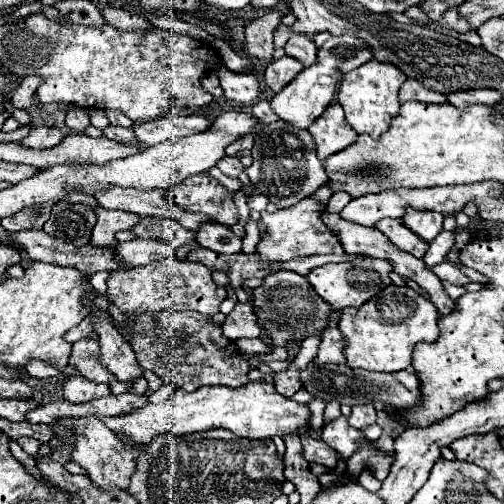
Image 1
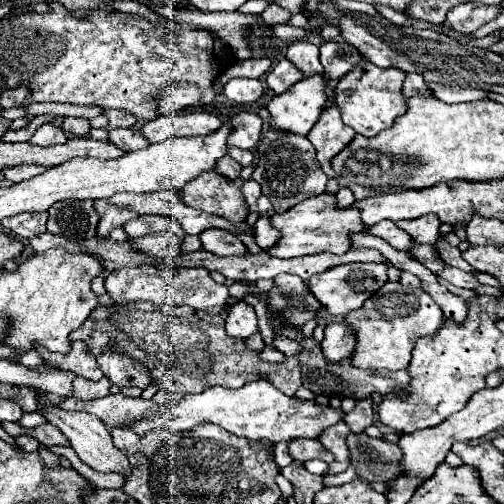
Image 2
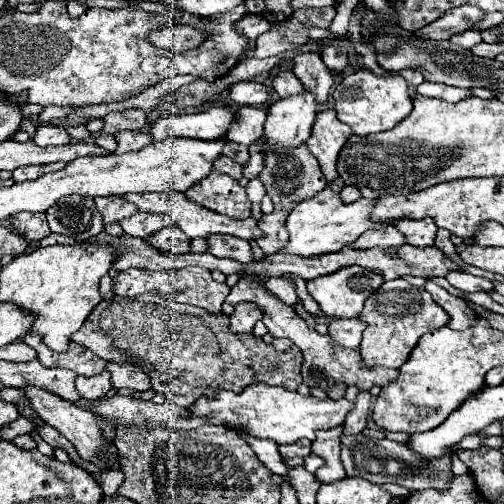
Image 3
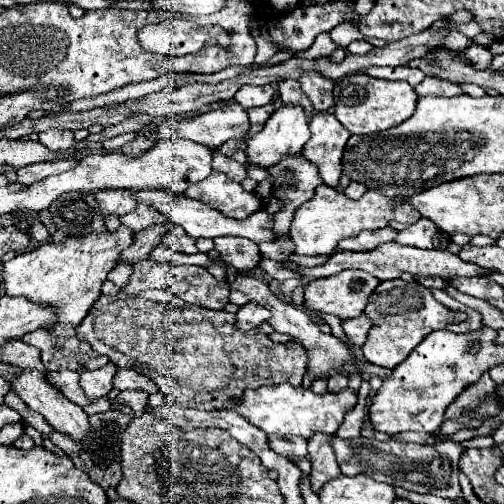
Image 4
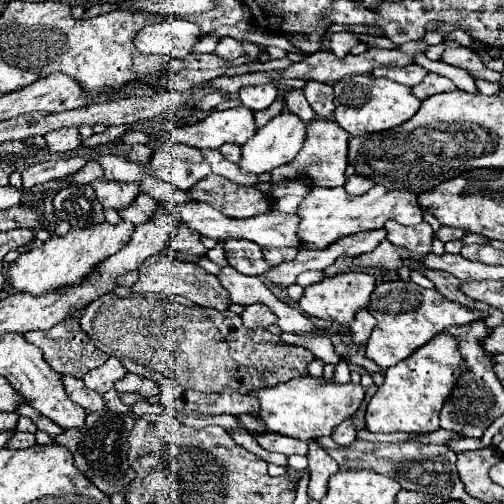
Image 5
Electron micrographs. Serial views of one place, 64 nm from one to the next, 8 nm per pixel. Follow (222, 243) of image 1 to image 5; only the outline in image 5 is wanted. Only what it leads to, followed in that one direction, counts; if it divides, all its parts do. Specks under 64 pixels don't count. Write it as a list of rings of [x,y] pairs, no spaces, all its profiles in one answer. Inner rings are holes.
[[[224,240],[224,252],[228,264],[242,274],[258,276],[270,268],[262,256],[260,246],[252,244],[250,240]]]

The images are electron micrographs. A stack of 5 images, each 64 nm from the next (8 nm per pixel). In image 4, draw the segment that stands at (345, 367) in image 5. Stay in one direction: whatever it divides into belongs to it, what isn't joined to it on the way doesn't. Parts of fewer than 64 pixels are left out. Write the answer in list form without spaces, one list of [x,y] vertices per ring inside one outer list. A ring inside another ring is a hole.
[[[337,372],[334,376],[330,377],[327,383],[327,390],[337,393],[340,390],[348,387],[349,374],[347,372]]]

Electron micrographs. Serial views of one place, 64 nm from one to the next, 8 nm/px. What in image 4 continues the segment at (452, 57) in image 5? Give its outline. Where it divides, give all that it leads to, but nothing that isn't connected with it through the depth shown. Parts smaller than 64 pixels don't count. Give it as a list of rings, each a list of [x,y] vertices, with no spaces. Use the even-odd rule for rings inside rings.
[[[472,44],[470,48],[466,48],[464,54],[466,54],[466,58],[468,58],[478,70],[488,68],[490,62],[492,62],[492,58],[494,58],[494,54],[490,52],[490,48],[488,48],[488,46],[480,46],[480,44]]]

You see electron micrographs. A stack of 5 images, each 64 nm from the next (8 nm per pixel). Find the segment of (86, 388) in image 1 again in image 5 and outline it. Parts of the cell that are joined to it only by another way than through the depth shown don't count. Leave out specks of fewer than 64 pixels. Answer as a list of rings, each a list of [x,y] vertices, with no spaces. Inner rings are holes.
[[[108,358],[100,368],[94,368],[92,372],[84,374],[84,386],[98,392],[98,394],[106,394],[108,390],[114,388],[114,382],[120,380],[126,374],[126,368],[122,366],[120,360],[116,358]]]

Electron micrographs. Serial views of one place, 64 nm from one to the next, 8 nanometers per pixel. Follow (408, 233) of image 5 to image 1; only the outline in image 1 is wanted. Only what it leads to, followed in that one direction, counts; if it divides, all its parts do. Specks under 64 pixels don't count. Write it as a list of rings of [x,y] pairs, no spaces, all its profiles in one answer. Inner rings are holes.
[[[406,208],[406,214],[404,214],[402,220],[420,238],[430,242],[430,240],[434,240],[442,232],[442,218],[444,216],[440,216],[440,212],[432,212],[432,210],[416,212],[414,208]]]

